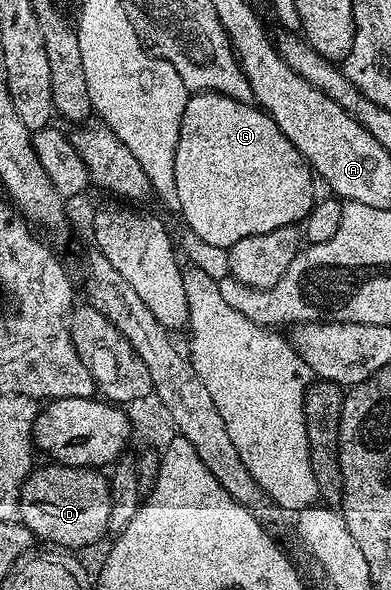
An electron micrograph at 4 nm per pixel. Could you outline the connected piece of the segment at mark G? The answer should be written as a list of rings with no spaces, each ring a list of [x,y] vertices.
[[[217,92],[192,94],[187,98],[188,105],[185,108],[183,105],[178,116],[174,178],[178,186],[179,215],[184,215],[189,230],[201,240],[199,243],[210,248],[229,249],[242,238],[270,234],[270,230],[299,225],[305,220],[314,203],[314,173],[268,113],[251,103],[220,96]]]

